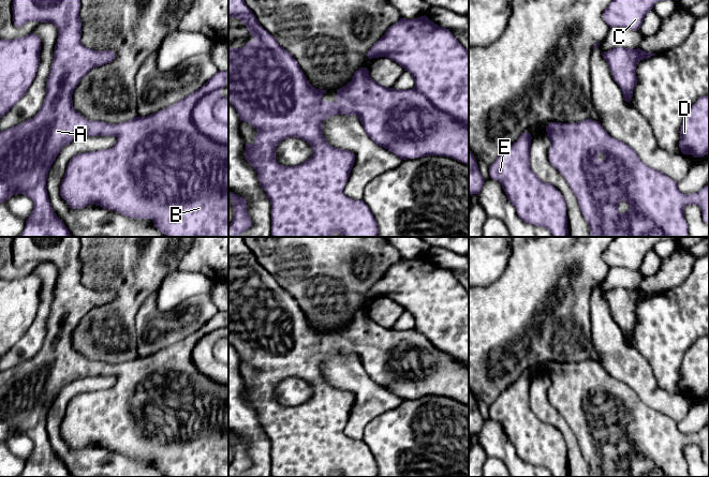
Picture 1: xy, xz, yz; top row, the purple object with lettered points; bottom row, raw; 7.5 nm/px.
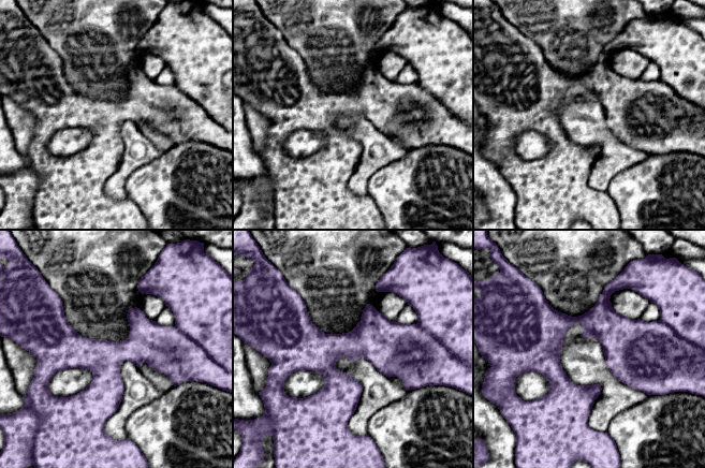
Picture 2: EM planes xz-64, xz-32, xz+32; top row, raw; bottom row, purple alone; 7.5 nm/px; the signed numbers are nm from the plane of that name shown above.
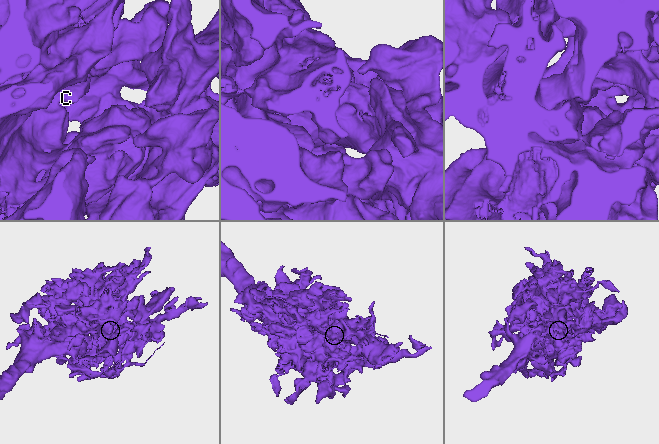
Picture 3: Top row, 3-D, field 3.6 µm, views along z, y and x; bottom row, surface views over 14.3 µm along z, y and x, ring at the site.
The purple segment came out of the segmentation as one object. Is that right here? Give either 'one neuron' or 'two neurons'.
one neuron

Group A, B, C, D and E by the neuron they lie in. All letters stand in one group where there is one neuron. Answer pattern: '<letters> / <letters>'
A B C D E

